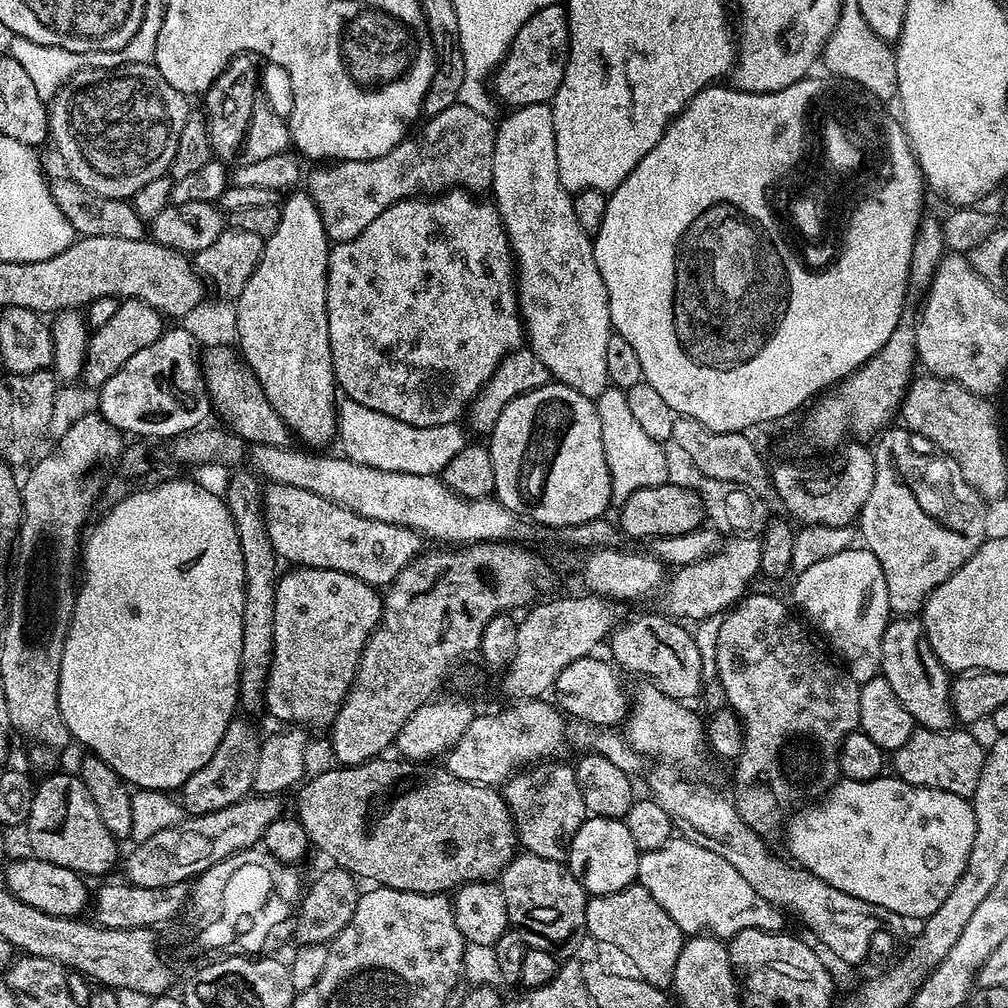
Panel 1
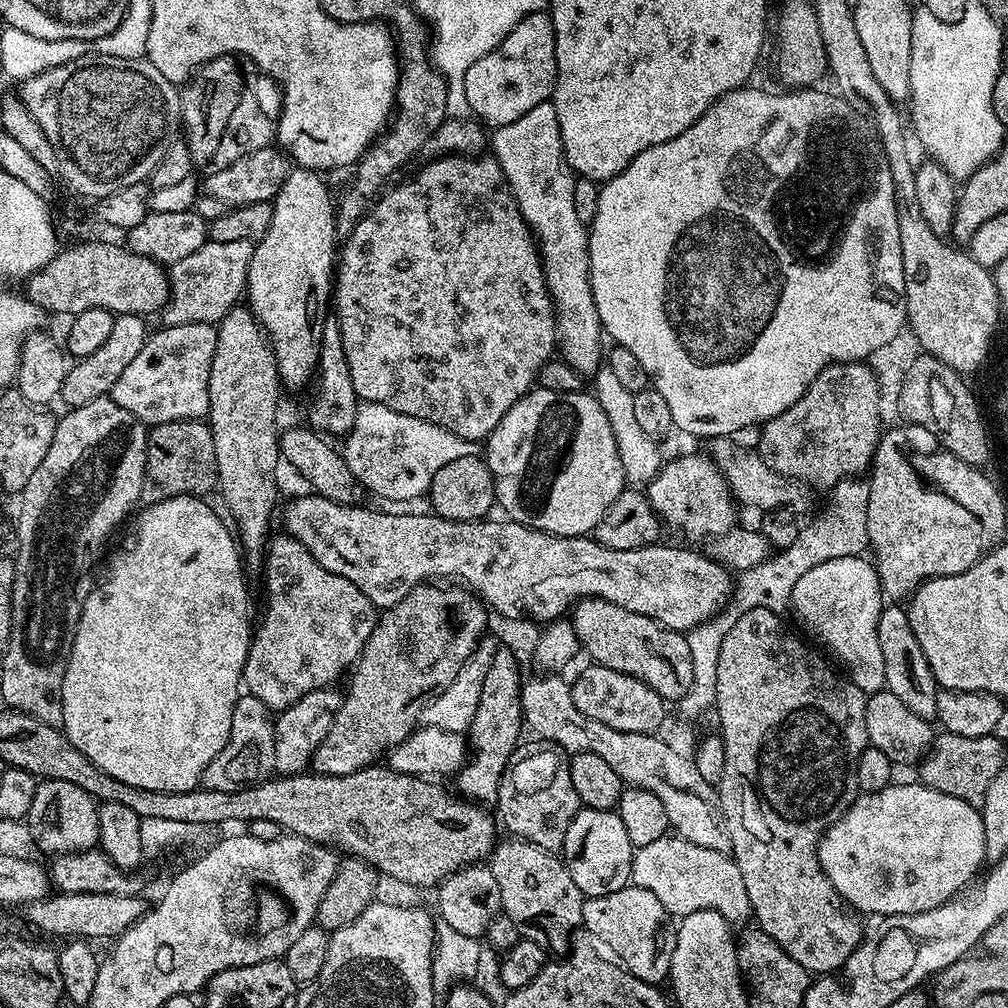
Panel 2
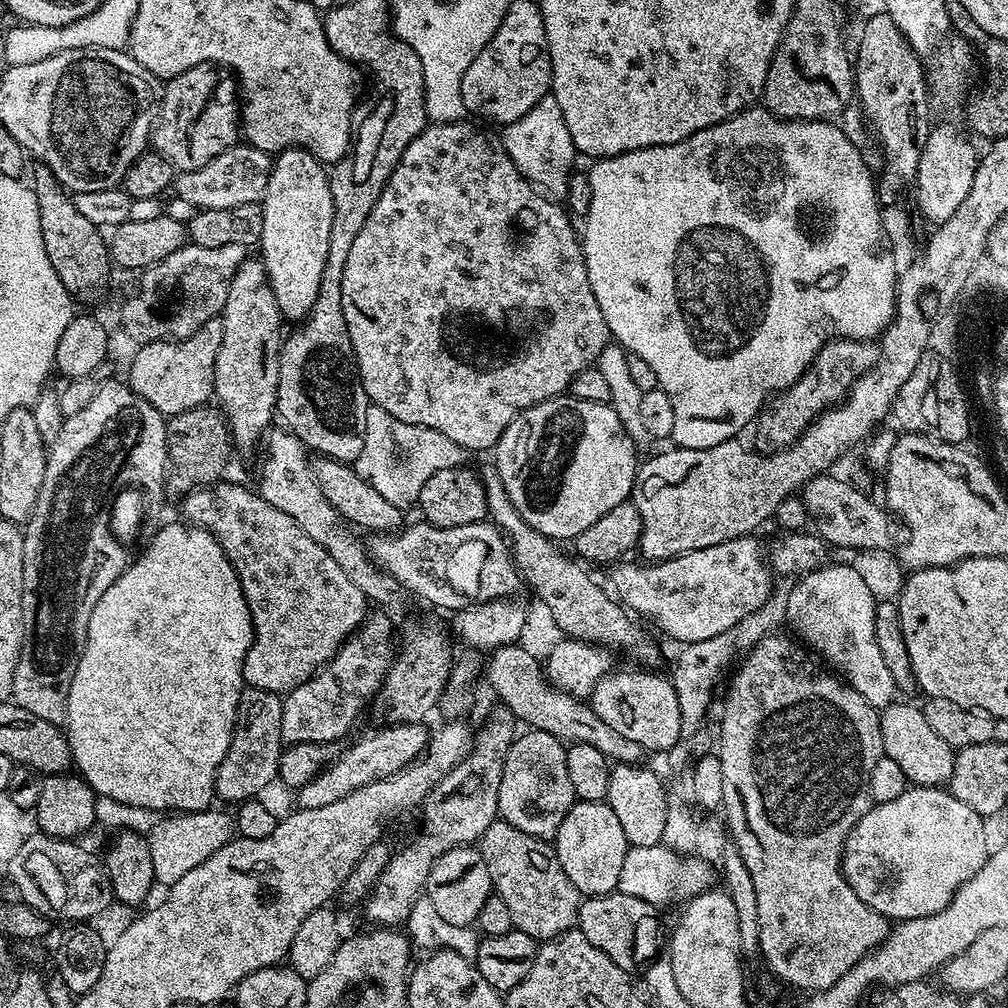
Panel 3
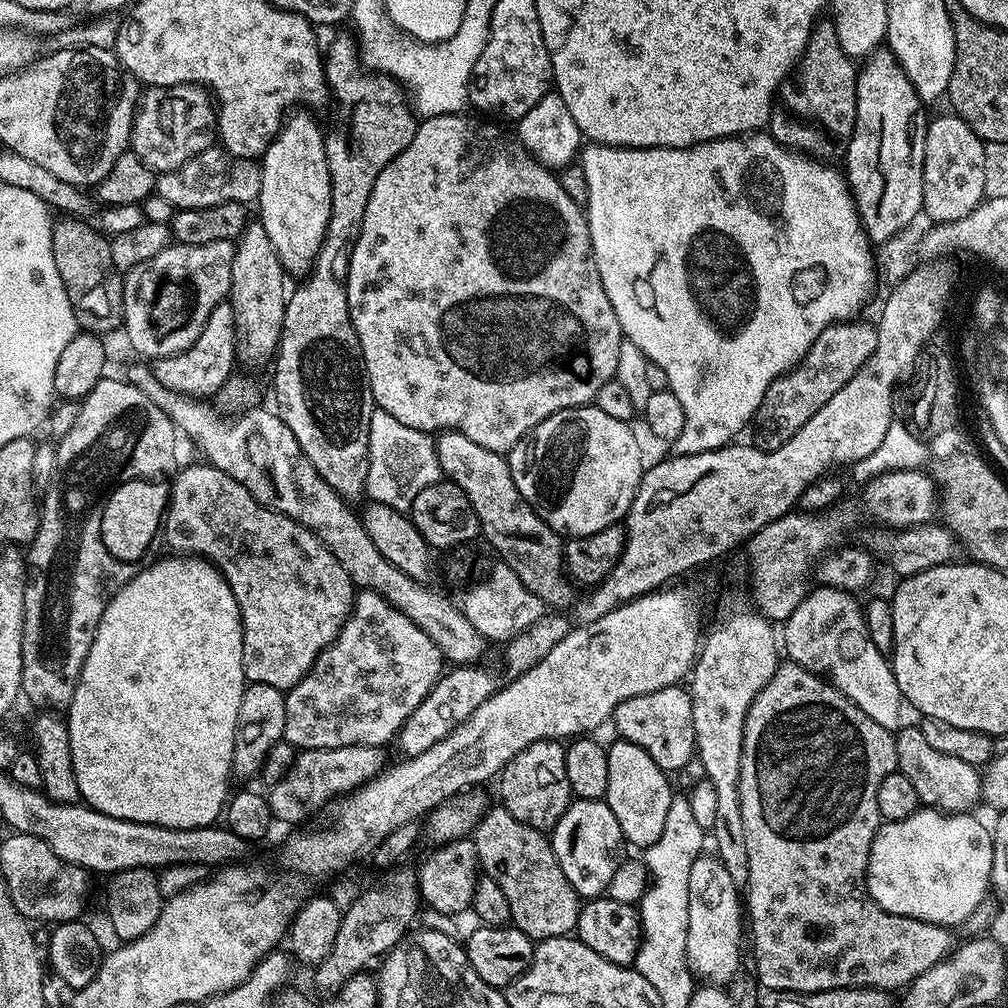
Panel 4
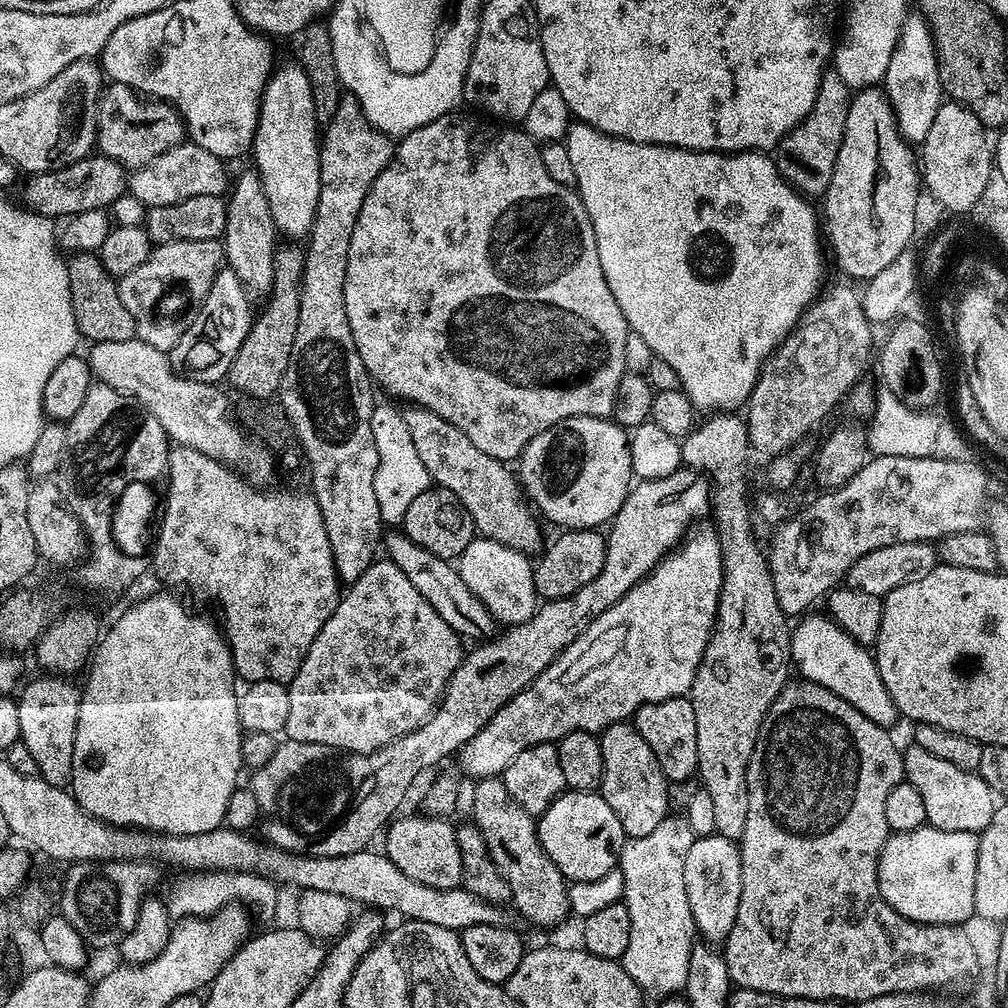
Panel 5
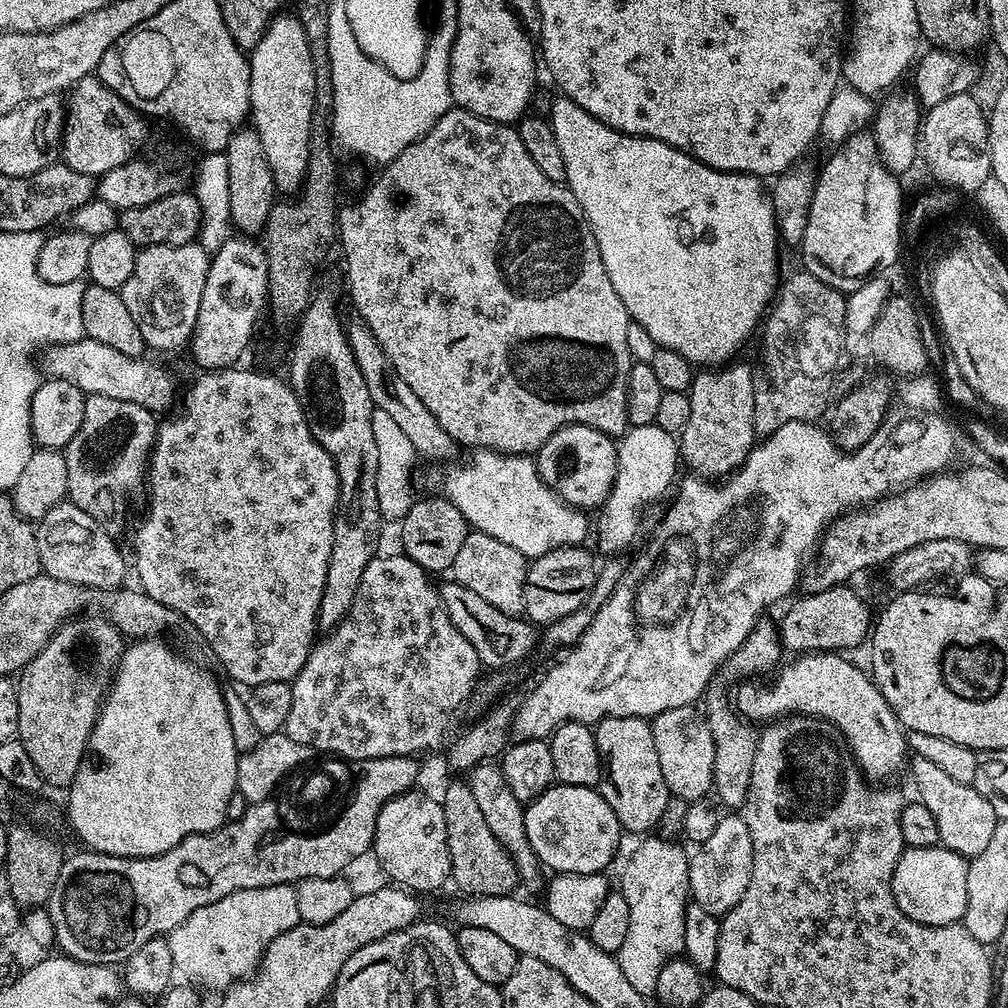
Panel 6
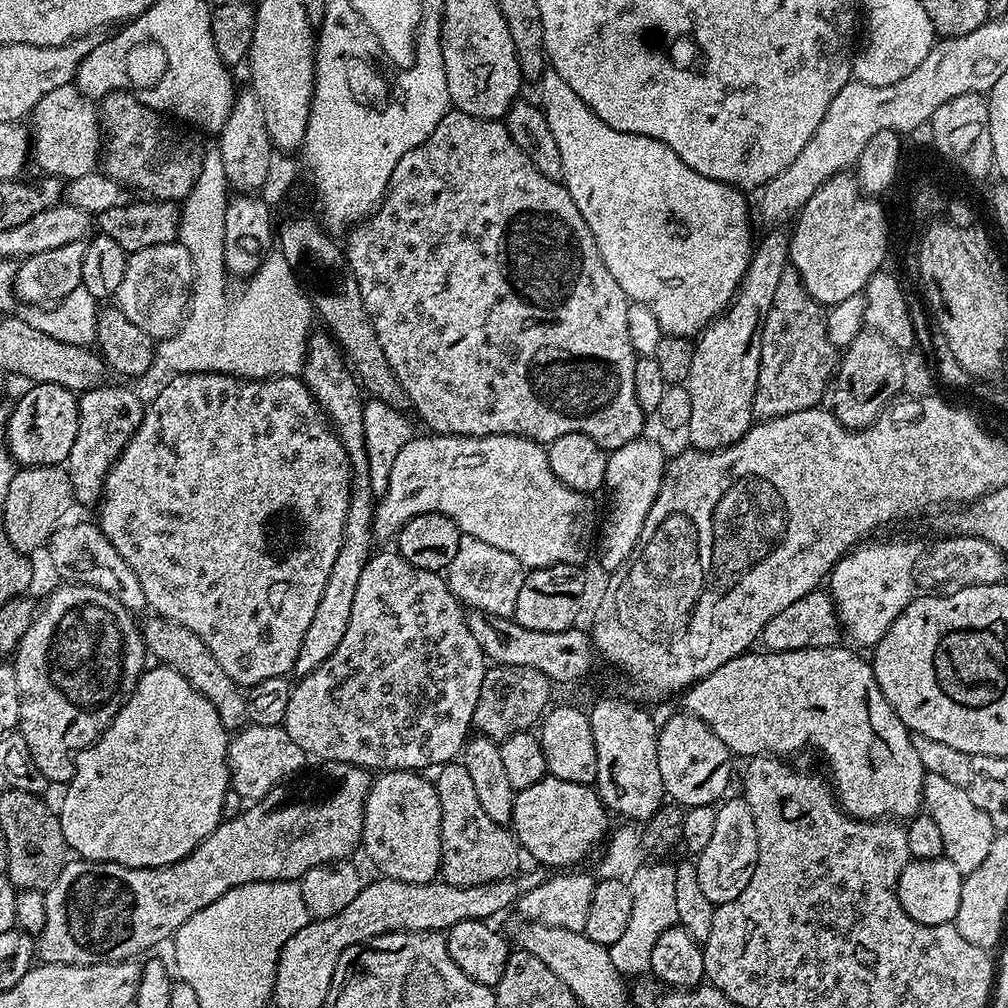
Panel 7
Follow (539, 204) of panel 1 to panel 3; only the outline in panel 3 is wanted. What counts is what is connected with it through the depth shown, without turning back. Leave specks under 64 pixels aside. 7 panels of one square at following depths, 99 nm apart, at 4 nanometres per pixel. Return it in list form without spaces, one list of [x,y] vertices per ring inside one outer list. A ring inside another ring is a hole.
[[[551,94],[543,96],[522,118],[503,129],[502,139],[514,166],[535,187],[560,198],[568,191],[568,177],[574,171],[572,163],[578,160],[570,130],[566,130],[566,118],[562,118],[562,106]]]

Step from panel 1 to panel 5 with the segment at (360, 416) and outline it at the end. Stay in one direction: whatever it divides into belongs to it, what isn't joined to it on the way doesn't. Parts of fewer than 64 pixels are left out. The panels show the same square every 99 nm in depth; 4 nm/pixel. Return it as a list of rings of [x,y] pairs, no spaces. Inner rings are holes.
[[[386,404],[375,405],[371,412],[371,432],[378,449],[378,469],[374,474],[374,494],[377,495],[380,517],[387,525],[403,523],[407,507],[431,485],[428,471],[414,447],[403,413]]]

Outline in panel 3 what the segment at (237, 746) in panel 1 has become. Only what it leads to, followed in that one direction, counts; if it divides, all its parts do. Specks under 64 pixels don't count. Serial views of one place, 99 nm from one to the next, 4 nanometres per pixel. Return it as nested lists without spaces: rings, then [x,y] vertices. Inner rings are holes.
[[[245,687],[240,693],[236,725],[226,758],[216,771],[216,796],[224,800],[243,802],[259,797],[271,780],[277,779],[280,770],[280,753],[285,747],[282,738],[283,699],[270,690]]]

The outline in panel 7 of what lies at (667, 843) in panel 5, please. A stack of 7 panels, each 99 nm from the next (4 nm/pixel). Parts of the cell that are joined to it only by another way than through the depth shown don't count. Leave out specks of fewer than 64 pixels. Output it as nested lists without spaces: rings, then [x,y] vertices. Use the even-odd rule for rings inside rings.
[[[648,862],[636,872],[629,888],[631,890],[631,920],[626,926],[626,933],[617,942],[609,945],[611,961],[621,975],[647,973],[650,967],[650,956],[653,954],[654,944],[666,930],[675,927],[677,906],[675,905],[675,867],[668,862]]]

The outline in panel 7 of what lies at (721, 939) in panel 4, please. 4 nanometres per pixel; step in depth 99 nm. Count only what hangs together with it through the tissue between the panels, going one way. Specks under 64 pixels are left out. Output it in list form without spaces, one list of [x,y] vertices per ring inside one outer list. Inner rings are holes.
[[[743,798],[727,800],[716,808],[718,822],[714,834],[706,850],[702,850],[694,860],[698,886],[702,886],[706,898],[710,898],[714,905],[734,902],[738,894],[746,890],[746,882],[750,882],[758,862],[758,830],[754,830],[754,814],[750,814],[750,806]]]

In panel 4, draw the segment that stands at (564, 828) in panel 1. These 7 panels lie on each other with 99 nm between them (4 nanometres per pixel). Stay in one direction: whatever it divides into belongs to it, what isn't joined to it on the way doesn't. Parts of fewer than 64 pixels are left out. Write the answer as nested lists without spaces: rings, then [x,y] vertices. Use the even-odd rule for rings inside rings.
[[[536,740],[518,753],[498,777],[499,803],[510,814],[514,814],[518,822],[526,822],[526,826],[536,828],[539,832],[547,833],[555,828],[574,799],[570,778],[566,778],[564,749],[565,745],[555,740]]]

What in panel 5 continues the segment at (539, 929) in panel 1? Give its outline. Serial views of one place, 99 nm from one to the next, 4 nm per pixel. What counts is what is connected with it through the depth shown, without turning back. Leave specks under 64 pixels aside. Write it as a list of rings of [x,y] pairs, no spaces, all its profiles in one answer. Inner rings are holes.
[[[500,776],[476,780],[474,786],[470,820],[478,830],[482,830],[486,850],[494,866],[498,866],[498,874],[510,882],[511,907],[517,908],[530,923],[540,928],[552,928],[569,919],[569,881],[564,879],[558,866],[550,862],[546,850],[542,850],[542,842],[536,833],[536,820],[529,812],[522,810],[514,798],[510,798],[510,790],[506,790]]]

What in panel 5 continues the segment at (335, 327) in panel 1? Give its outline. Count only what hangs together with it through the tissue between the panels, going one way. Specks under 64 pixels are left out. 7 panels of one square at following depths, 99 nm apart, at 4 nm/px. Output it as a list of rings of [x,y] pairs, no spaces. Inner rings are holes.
[[[449,114],[442,118],[434,118],[434,122],[426,122],[426,126],[422,126],[403,137],[395,145],[392,161],[384,167],[382,174],[378,174],[378,178],[374,178],[374,186],[370,186],[370,190],[362,202],[358,222],[354,222],[354,234],[350,238],[350,250],[346,262],[346,286],[344,287],[346,318],[350,322],[350,334],[354,334],[354,346],[358,346],[362,366],[366,366],[368,375],[379,387],[381,384],[390,395],[397,396],[400,400],[408,400],[404,402],[409,405],[430,410],[434,414],[438,414],[438,418],[446,418],[446,422],[450,422],[450,426],[458,426],[458,430],[462,430],[462,434],[466,434],[466,438],[470,438],[470,442],[474,442],[474,446],[478,446],[478,450],[490,454],[490,458],[498,458],[505,462],[516,462],[519,461],[524,448],[534,437],[542,434],[542,430],[550,430],[550,426],[554,426],[566,418],[574,418],[575,416],[603,416],[608,418],[612,416],[612,411],[616,405],[616,395],[618,394],[618,382],[622,382],[626,371],[626,338],[630,335],[630,329],[622,314],[622,306],[618,306],[618,298],[614,298],[614,294],[606,282],[606,274],[602,274],[602,262],[598,258],[598,242],[594,234],[594,226],[590,222],[590,214],[586,214],[586,206],[580,201],[579,192],[566,186],[558,186],[558,182],[554,182],[554,178],[550,178],[546,166],[542,166],[541,145],[533,140],[527,131],[516,126],[501,126],[499,123],[489,122],[484,118],[471,120],[468,116],[460,115]]]

